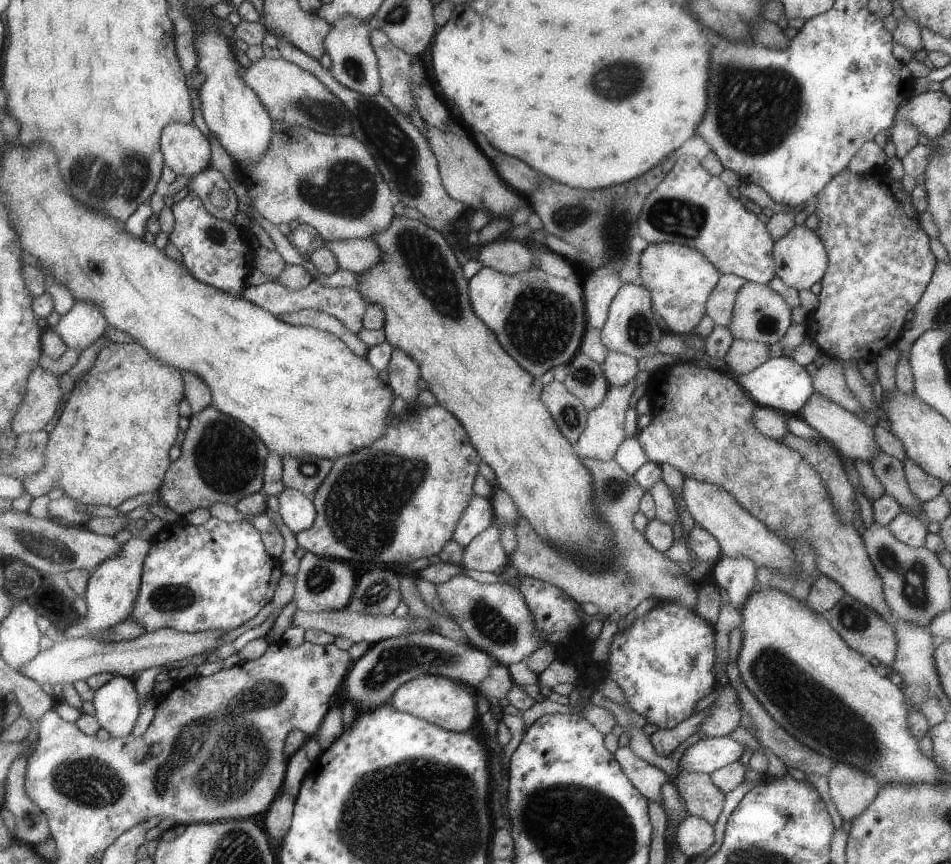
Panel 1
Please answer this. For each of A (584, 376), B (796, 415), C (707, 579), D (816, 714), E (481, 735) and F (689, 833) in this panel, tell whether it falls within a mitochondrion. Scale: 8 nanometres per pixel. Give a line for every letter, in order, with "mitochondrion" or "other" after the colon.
A: mitochondrion
B: other
C: other
D: mitochondrion
E: other
F: other

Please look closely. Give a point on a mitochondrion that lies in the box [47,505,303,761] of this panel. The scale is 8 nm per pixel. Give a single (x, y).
(169, 598)

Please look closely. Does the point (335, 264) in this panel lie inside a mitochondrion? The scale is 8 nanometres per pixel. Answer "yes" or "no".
no

